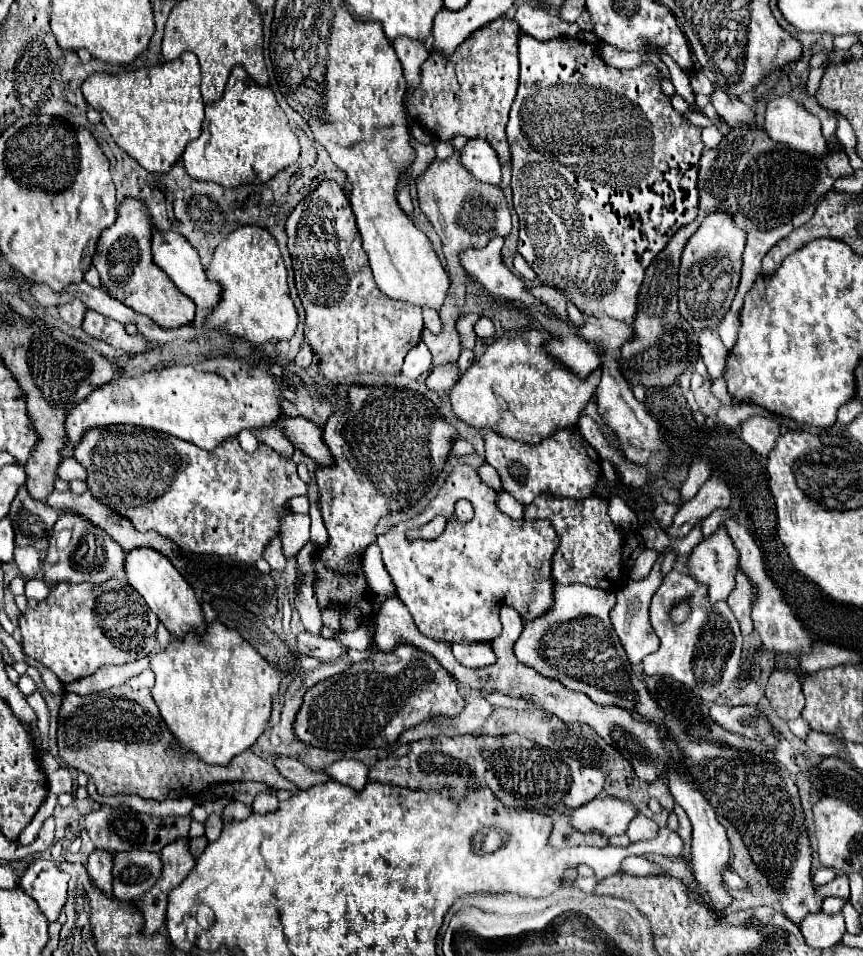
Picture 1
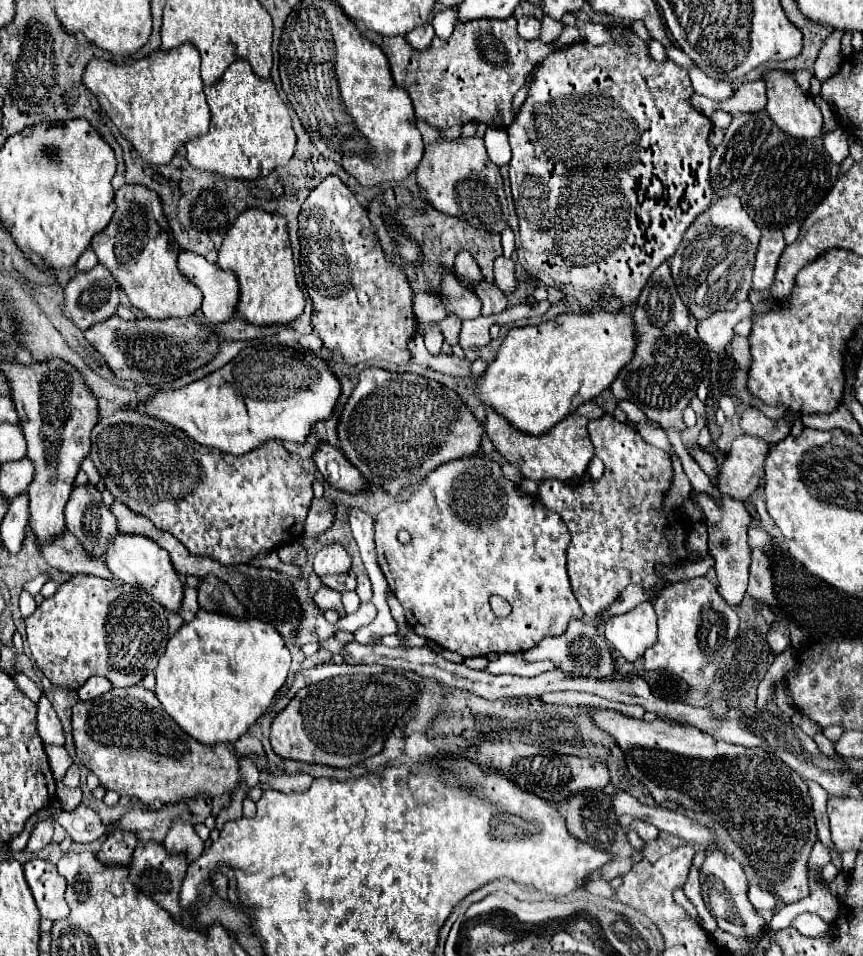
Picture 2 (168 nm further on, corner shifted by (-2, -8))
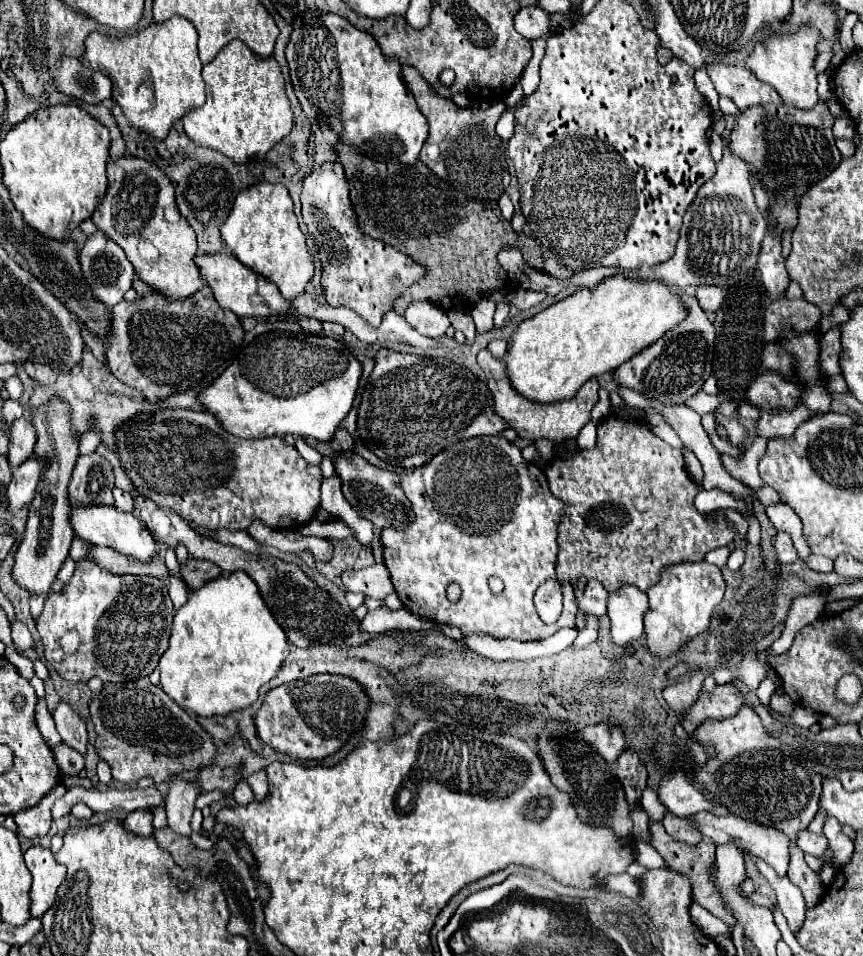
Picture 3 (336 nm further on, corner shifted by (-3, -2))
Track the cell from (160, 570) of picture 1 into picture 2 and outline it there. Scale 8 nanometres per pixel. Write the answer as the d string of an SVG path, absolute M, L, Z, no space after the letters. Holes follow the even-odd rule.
M117 534L113 546L109 546L107 550L107 568L111 570L113 578L143 588L147 594L155 596L155 600L159 600L159 604L163 604L165 610L179 614L183 602L183 582L175 572L169 554L163 548L159 548L153 540L137 534Z

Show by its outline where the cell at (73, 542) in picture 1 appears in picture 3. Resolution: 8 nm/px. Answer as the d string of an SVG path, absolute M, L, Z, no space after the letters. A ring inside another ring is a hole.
M98 452L88 456L78 456L72 478L70 478L70 498L82 504L114 504L112 498L114 472L106 458Z

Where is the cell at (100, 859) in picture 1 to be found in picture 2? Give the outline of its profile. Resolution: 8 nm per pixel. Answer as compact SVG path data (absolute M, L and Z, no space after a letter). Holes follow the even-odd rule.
M119 830L119 832L115 832L115 836L111 834L105 840L105 844L95 854L95 858L105 866L127 866L131 862L135 844L137 844L137 838L133 832Z

